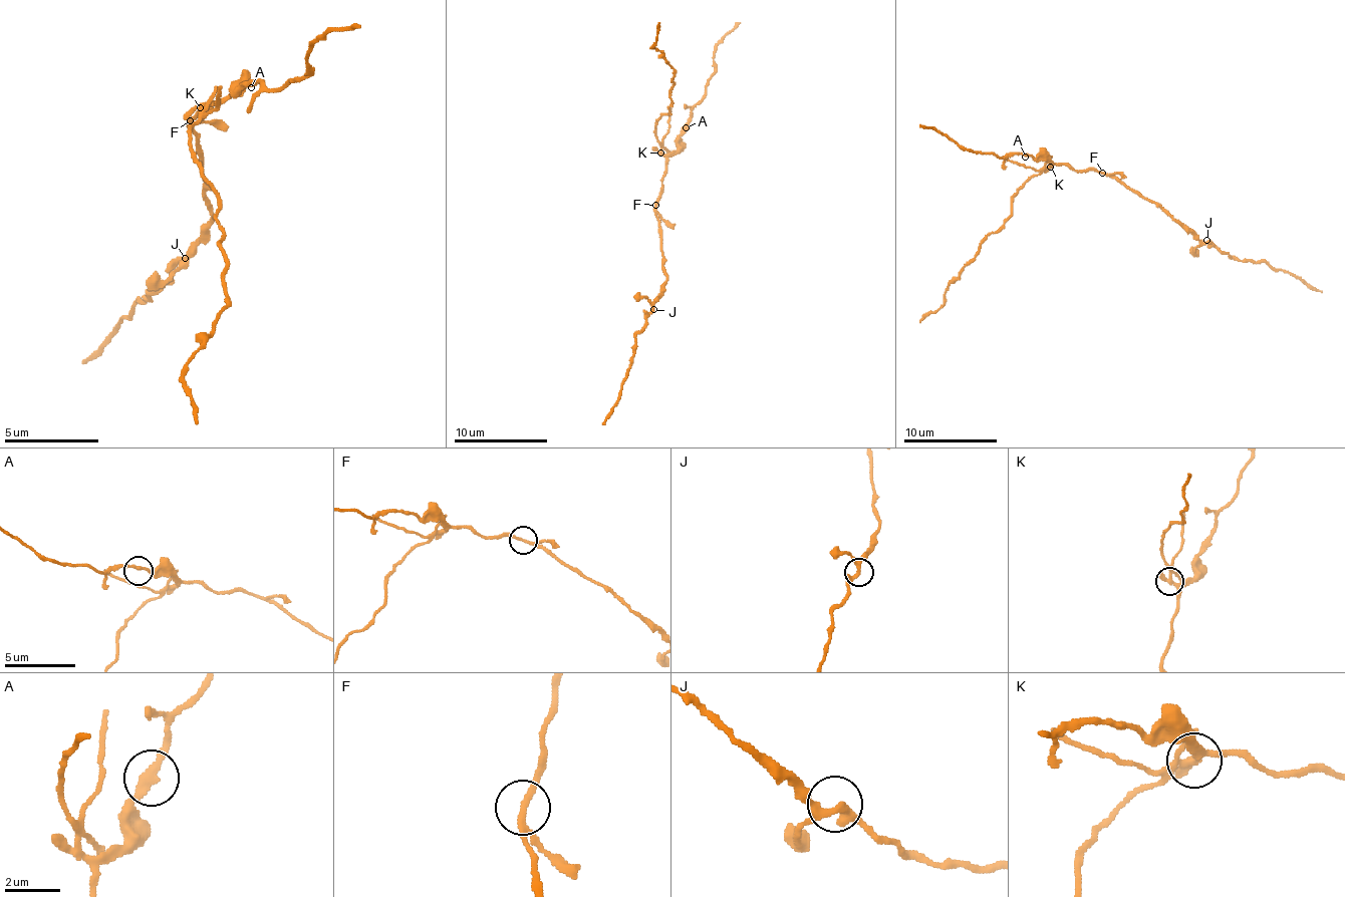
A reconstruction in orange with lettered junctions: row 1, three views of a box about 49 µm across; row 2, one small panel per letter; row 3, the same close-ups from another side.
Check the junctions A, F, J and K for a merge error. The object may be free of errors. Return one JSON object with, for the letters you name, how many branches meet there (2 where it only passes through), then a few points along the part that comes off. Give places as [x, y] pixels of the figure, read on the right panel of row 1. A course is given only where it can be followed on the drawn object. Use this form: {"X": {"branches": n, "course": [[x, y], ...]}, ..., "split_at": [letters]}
{"K": {"branches": 4, "course": [[1051, 166], [1021, 189], [1012, 203], [1012, 215], [986, 236], [944, 291], [944, 303], [920, 321]]}, "split_at": ["K"]}

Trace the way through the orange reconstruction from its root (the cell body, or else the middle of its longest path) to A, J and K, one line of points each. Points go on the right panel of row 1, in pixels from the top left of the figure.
A: (1100, 173), (1074, 171), (1063, 164), (1025, 157)
J: (1100, 173), (1118, 178), (1127, 187), (1158, 203), (1199, 240), (1206, 240)
K: (1100, 173), (1074, 171), (1063, 164), (1051, 166)

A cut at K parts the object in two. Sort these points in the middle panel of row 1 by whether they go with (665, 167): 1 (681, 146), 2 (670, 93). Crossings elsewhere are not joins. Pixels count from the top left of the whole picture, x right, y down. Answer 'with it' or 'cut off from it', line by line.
1: with it
2: cut off from it

